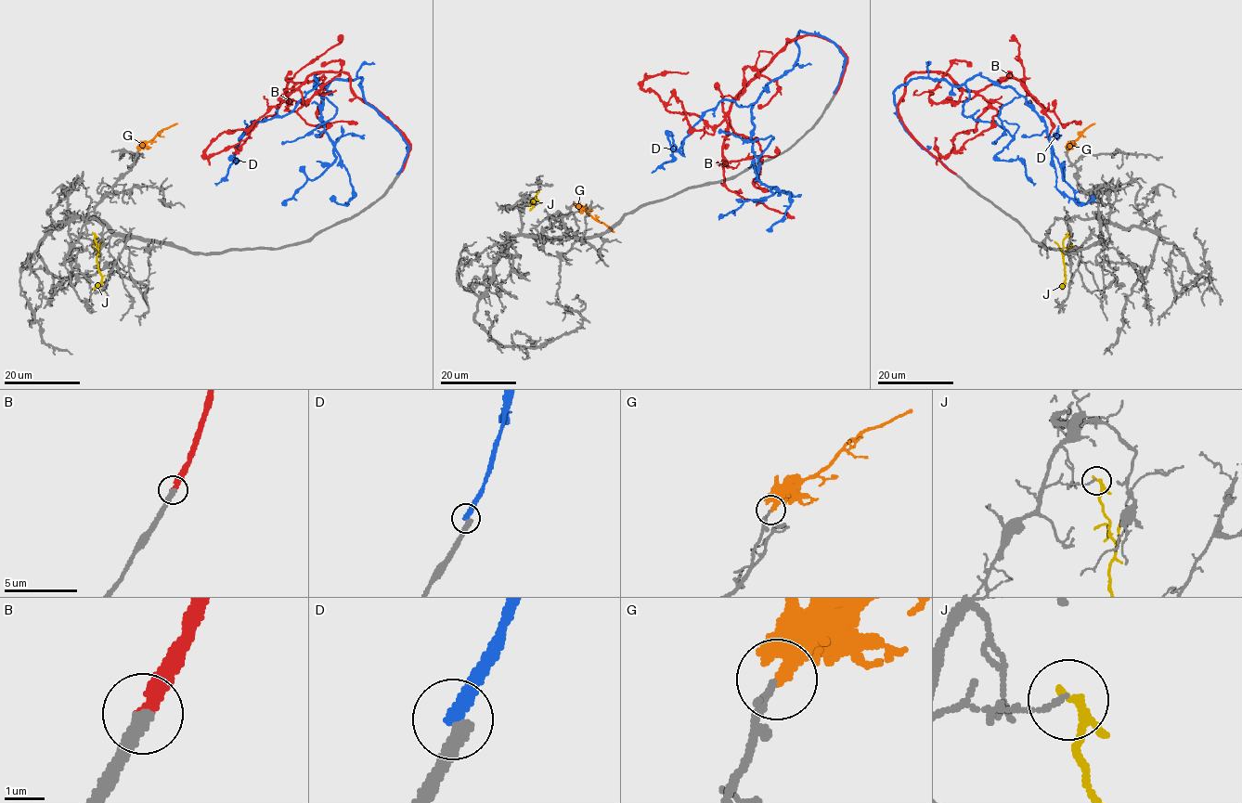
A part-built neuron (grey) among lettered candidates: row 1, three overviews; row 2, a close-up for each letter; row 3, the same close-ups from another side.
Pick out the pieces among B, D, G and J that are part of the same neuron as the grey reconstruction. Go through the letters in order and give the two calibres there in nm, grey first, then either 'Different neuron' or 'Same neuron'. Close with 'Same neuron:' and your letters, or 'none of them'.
B: Thickness 280 nm (grey) against 260 nm. Same neuron
D: Thickness 300 nm (grey) against 260 nm. Different neuron
G: Thickness 200 nm (grey) against 440 nm. Same neuron
J: Thickness 110 nm (grey) against 170 nm. Different neuron
Same neuron: B, G

